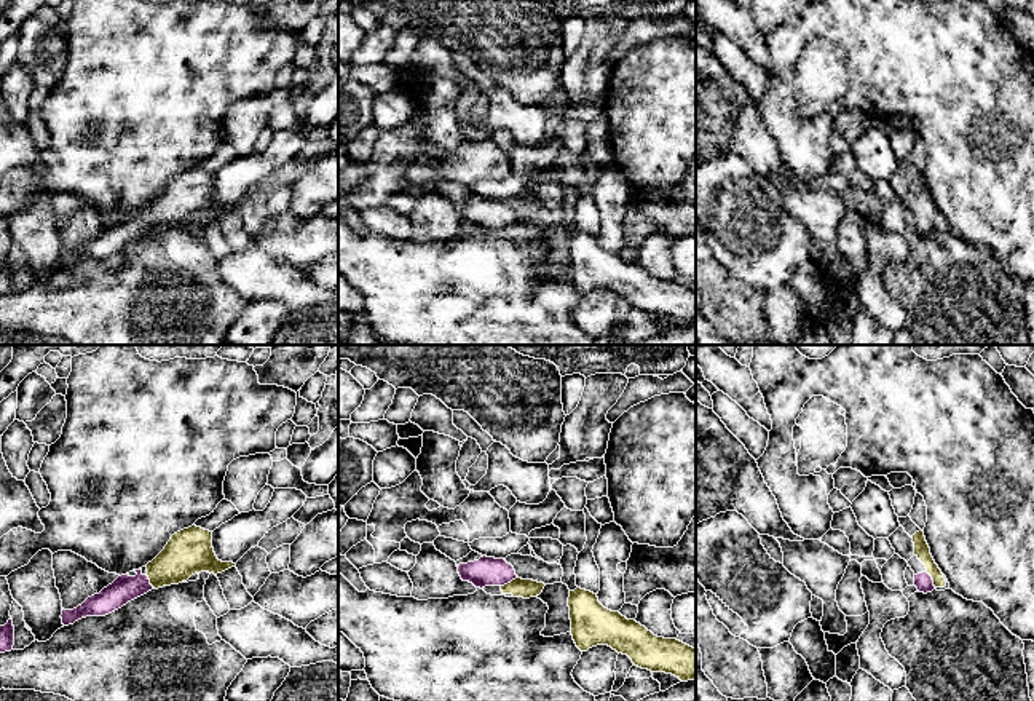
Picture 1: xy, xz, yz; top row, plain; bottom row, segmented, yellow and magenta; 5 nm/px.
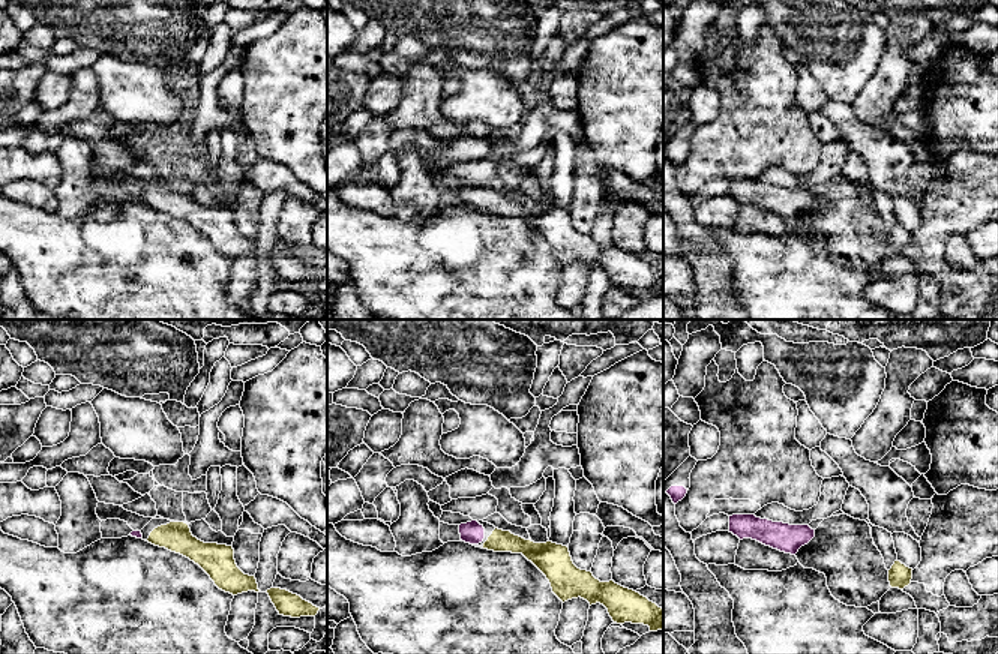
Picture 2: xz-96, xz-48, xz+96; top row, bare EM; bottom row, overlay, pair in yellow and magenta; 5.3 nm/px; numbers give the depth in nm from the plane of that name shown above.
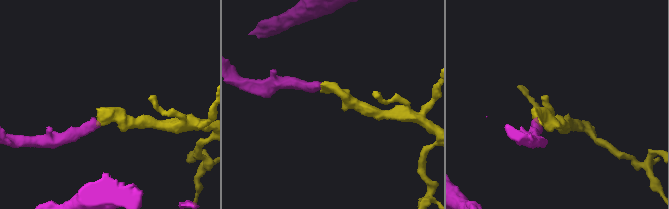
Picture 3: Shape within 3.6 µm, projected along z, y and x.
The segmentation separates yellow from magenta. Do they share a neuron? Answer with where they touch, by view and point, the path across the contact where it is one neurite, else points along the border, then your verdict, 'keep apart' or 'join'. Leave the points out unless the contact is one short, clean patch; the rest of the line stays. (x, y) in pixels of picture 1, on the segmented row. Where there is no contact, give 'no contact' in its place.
contact xz (511, 582); way xz (519, 588), (511, 582), (498, 572), (487, 570); join

